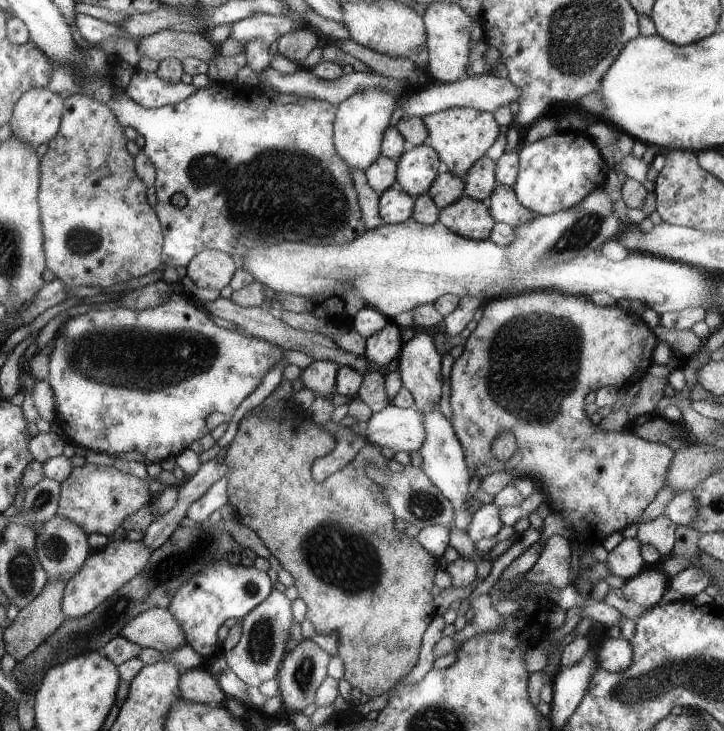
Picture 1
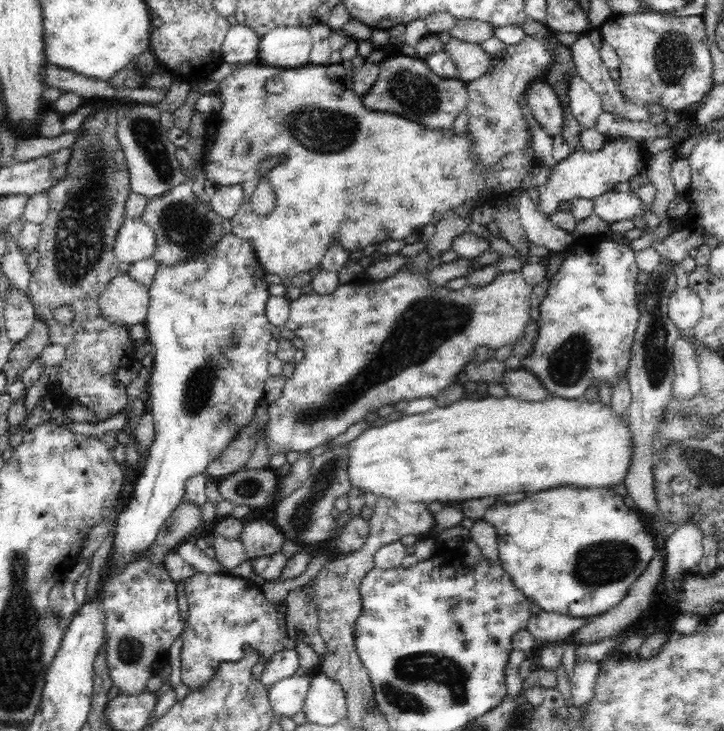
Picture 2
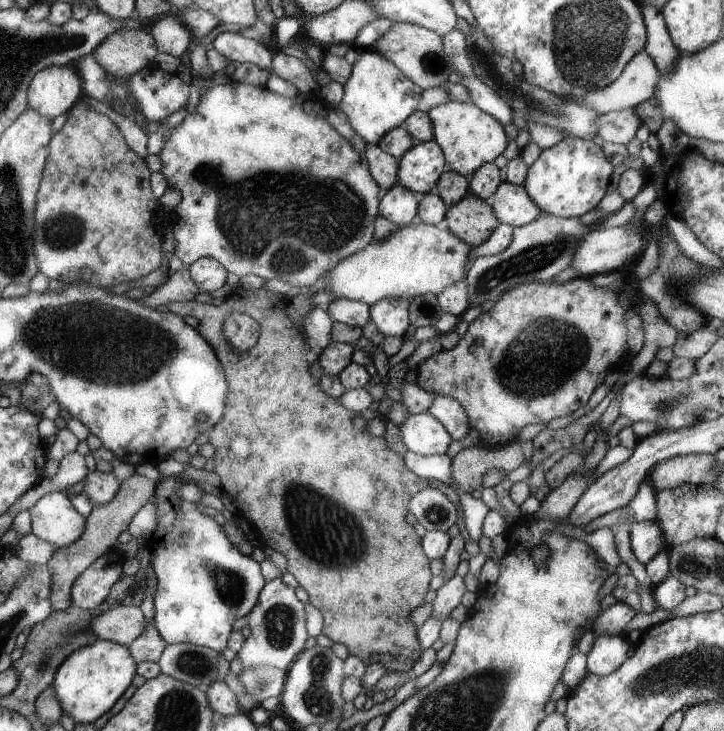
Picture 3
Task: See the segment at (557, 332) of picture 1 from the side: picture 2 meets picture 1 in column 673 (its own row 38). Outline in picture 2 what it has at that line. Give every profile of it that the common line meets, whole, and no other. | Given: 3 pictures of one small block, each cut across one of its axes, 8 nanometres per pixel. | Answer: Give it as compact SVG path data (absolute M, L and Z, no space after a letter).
M450 37L445 44L445 51L458 69L458 79L462 79L465 83L474 82L486 74L493 61L492 56L486 53L480 43L462 41L458 37Z

